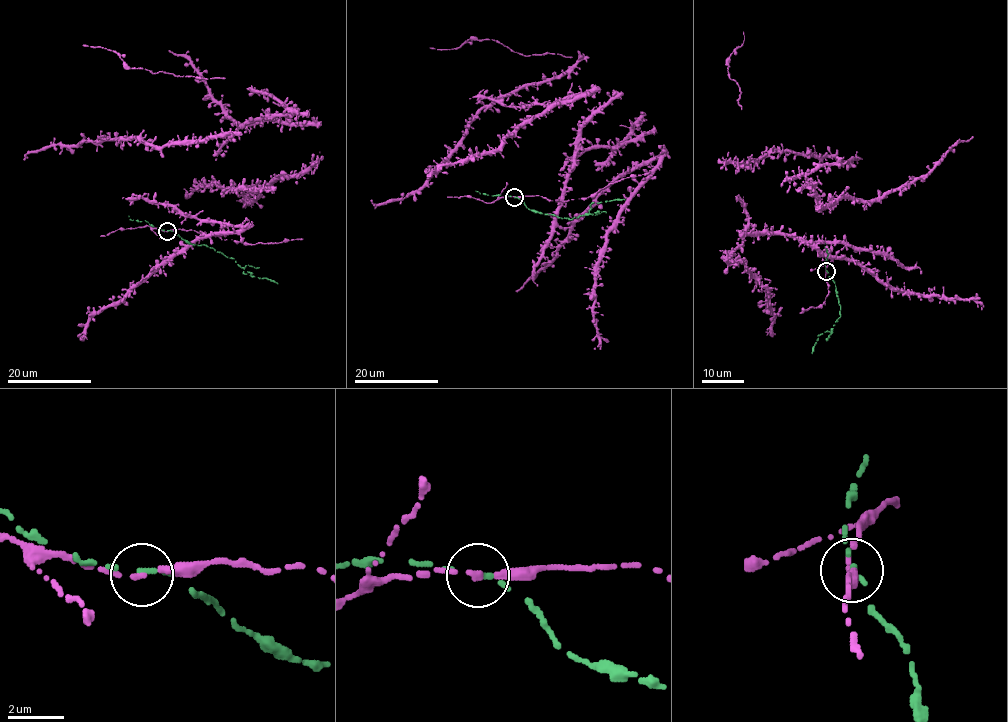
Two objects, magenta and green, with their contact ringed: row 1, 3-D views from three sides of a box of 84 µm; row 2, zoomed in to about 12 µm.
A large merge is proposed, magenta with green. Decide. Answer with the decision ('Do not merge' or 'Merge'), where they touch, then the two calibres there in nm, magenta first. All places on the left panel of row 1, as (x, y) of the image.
Do not merge. Place: (167, 231). Thickness 200 nm (magenta) against 180 nm

